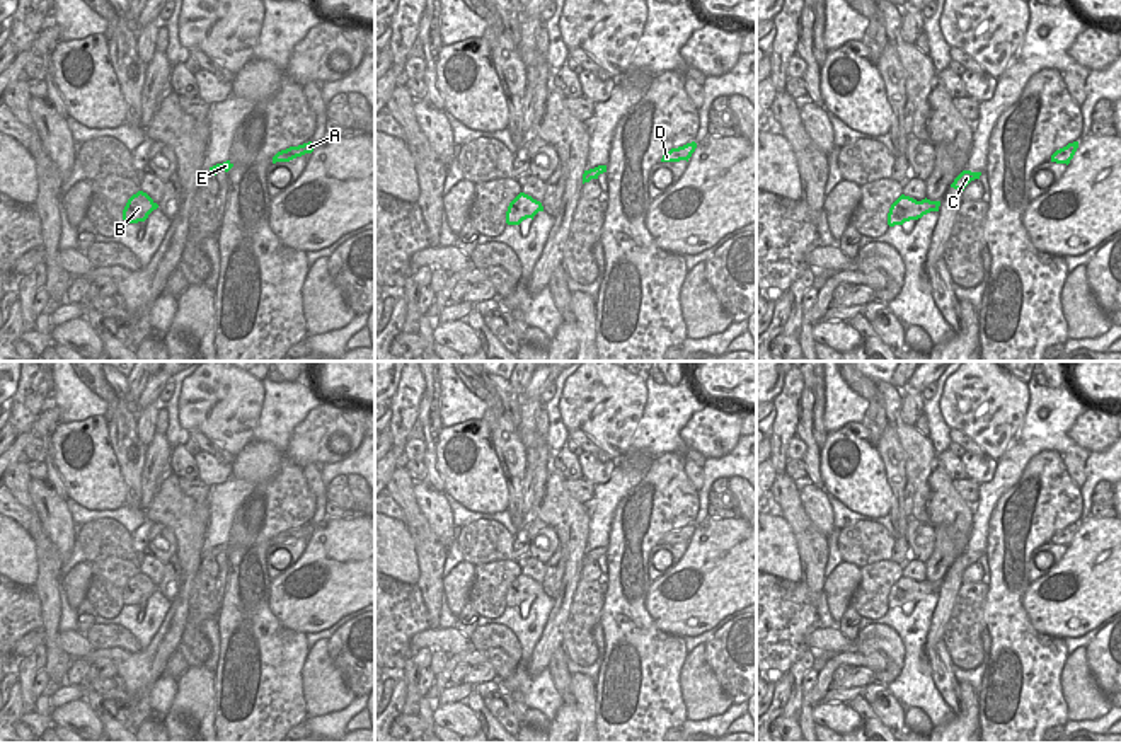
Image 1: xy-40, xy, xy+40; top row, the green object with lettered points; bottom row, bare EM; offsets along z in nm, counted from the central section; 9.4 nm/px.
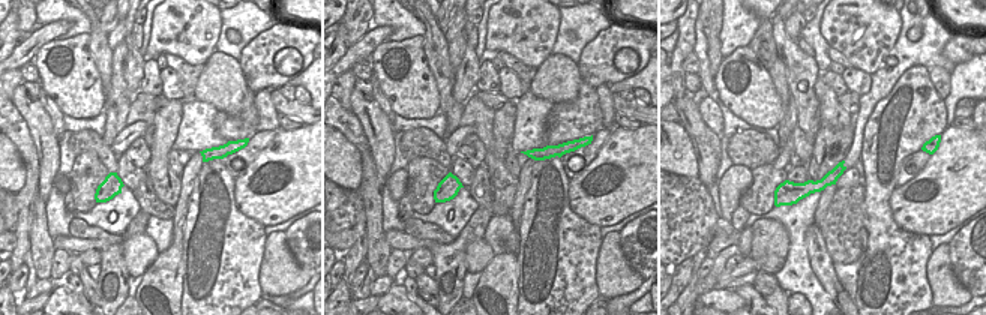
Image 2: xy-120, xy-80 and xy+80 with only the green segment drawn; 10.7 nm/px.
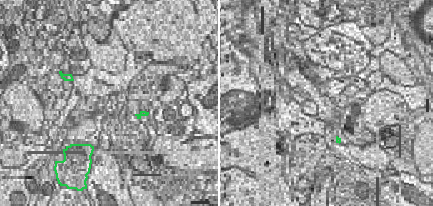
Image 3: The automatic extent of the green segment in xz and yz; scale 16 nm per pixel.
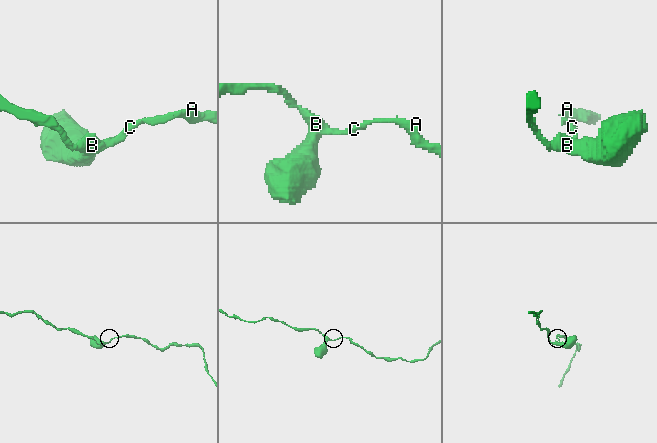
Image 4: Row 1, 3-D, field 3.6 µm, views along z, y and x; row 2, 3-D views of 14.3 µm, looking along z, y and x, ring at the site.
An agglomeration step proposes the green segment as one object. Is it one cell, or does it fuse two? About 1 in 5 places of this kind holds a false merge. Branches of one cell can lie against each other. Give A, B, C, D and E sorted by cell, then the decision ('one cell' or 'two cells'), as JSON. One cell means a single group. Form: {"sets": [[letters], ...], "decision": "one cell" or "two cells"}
{"sets": [["A", "B", "C", "D", "E"]], "decision": "one cell"}

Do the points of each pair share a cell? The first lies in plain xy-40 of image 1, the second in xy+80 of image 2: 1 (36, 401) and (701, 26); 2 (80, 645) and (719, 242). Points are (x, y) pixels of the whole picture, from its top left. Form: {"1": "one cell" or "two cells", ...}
{"1": "two cells", "2": "two cells"}

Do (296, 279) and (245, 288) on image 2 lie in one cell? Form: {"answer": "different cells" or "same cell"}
{"answer": "different cells"}

